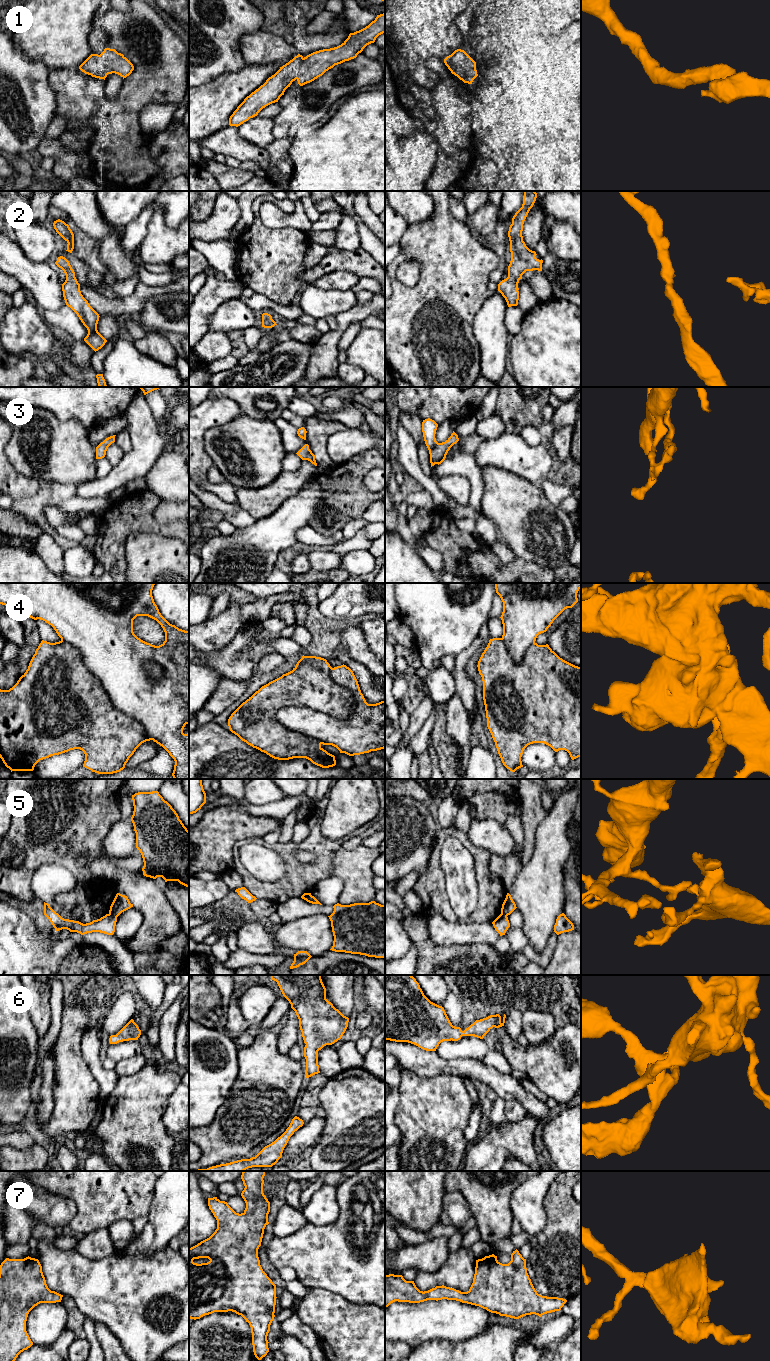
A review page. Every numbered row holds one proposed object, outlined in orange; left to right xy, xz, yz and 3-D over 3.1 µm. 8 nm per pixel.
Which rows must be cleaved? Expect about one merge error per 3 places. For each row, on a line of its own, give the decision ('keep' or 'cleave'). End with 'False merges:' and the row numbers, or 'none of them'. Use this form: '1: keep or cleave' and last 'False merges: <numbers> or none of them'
1: keep
2: keep
3: keep
4: cleave
5: cleave
6: keep
7: keep
False merges: 4, 5

